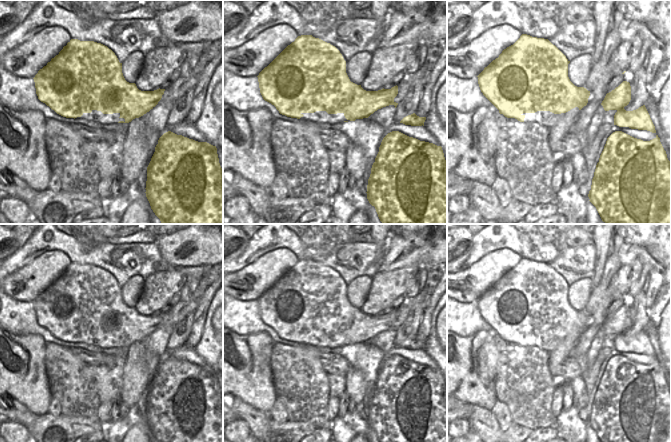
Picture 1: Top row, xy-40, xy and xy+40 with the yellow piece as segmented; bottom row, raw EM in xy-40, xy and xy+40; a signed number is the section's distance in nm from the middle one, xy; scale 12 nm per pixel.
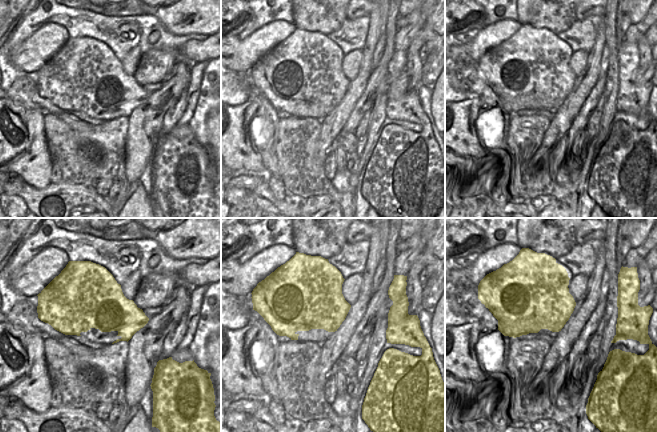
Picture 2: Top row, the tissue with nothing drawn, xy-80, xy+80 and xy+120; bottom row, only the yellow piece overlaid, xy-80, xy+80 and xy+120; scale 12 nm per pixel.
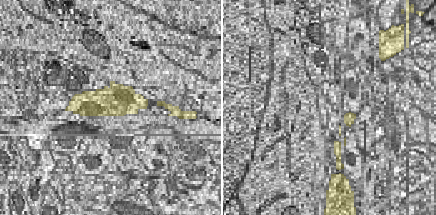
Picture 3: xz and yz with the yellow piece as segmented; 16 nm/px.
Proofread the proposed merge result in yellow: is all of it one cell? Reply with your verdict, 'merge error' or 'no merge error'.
merge error

